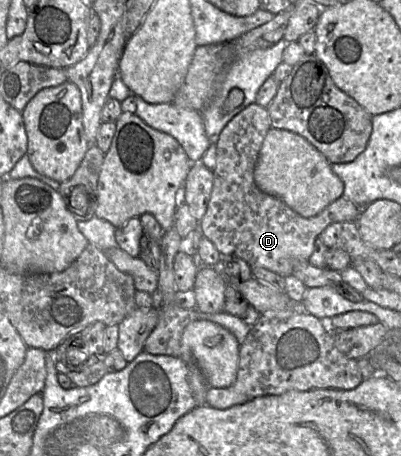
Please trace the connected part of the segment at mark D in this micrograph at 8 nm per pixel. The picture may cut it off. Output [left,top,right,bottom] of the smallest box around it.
[198,103,360,278]

